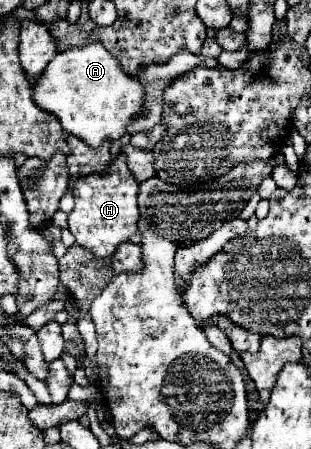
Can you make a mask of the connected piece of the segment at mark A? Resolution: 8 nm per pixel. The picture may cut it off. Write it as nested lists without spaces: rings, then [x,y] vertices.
[[[100,43],[60,51],[38,77],[32,95],[42,111],[58,117],[64,133],[80,137],[90,147],[100,147],[106,139],[120,139],[126,125],[144,109],[144,87],[126,75]]]

